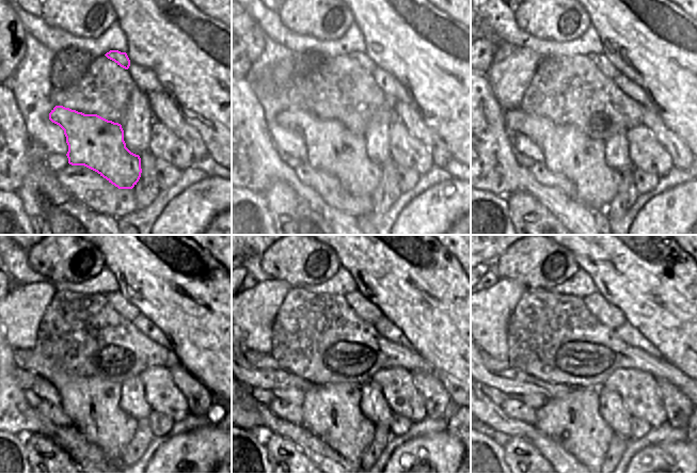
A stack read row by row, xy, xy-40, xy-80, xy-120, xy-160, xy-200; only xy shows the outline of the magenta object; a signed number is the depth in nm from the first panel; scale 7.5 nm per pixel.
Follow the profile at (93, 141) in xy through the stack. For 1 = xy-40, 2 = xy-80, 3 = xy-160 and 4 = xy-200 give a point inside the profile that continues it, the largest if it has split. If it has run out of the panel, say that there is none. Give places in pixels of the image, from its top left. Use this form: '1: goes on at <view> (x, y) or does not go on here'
1: goes on at xy-40 (332, 148)
2: goes on at xy-80 (567, 151)
3: goes on at xy-160 (331, 412)
4: goes on at xy-200 (574, 422)

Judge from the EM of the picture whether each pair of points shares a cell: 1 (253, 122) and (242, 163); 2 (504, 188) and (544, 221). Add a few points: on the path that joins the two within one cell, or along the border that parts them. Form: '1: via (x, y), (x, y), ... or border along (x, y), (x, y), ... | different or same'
1: via (242, 132), (242, 153) | same
2: border along (504, 195), (527, 192), (536, 200) | different

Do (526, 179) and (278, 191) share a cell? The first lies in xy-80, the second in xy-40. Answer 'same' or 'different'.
different

